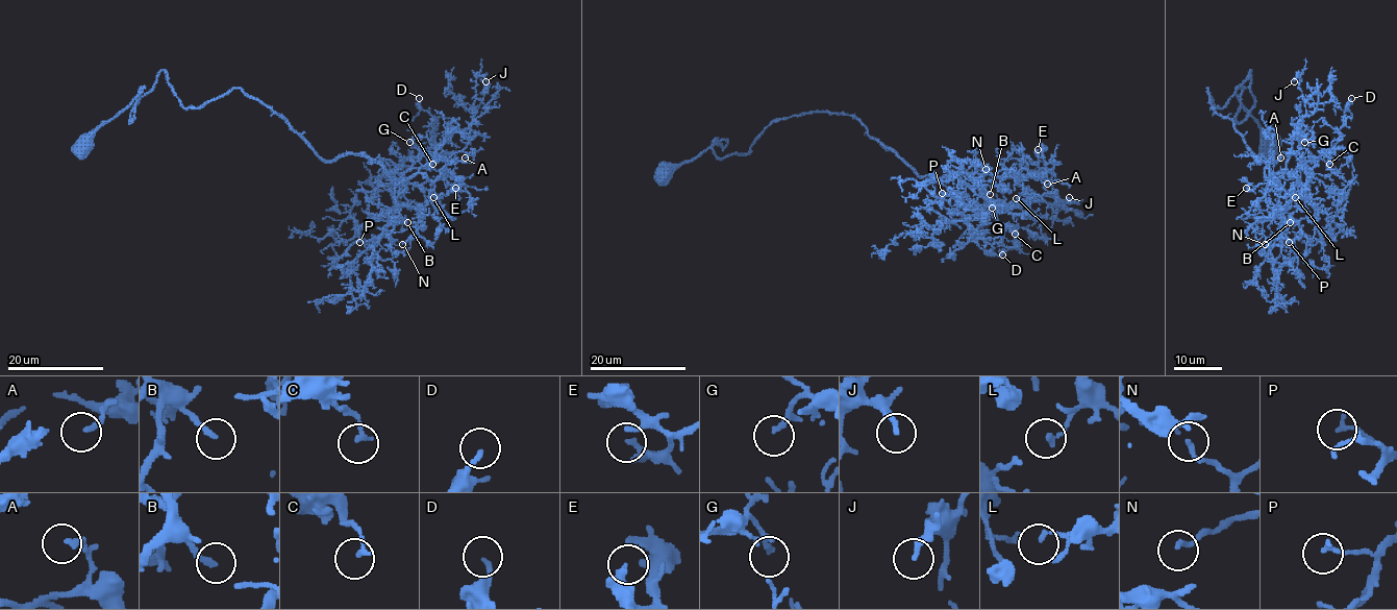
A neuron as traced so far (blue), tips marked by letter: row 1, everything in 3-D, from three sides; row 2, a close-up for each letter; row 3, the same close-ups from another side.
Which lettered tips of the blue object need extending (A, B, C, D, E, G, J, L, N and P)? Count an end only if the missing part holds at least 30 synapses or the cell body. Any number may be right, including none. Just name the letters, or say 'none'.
B

